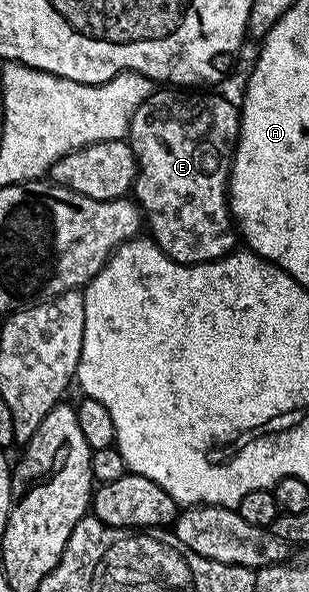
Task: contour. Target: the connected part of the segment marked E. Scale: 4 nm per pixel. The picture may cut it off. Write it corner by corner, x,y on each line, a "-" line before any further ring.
194,89
154,90
132,113
128,132
138,166
133,202
142,212
154,246
172,263
216,263
235,250
228,184
240,111
222,95
198,93

